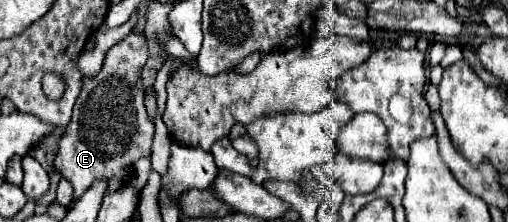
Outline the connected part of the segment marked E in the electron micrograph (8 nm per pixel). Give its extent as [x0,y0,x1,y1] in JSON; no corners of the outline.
[54,33,154,199]

